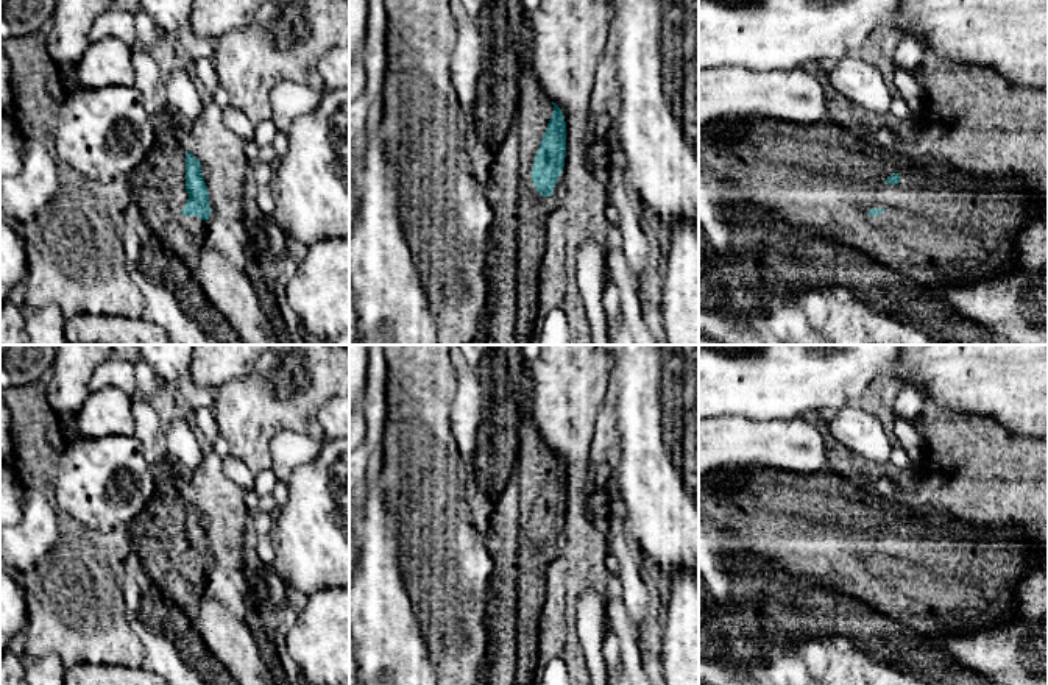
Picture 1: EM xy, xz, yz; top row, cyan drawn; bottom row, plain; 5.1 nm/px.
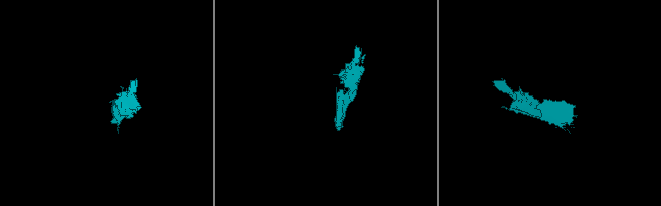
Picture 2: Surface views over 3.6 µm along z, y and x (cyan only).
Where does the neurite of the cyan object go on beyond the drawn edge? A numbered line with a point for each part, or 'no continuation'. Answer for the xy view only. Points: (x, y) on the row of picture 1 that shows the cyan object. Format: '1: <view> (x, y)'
1: xy (158, 184)

